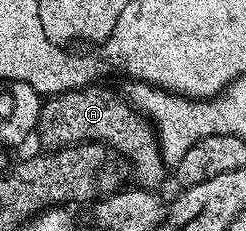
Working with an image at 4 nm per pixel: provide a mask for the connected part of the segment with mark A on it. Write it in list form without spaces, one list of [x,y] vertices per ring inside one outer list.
[[[106,86],[74,88],[70,92],[59,92],[49,97],[42,105],[36,129],[37,139],[42,139],[41,147],[57,150],[87,142],[104,144],[129,165],[133,179],[135,176],[138,179],[135,181],[141,187],[157,189],[157,184],[168,172],[168,166],[162,161],[162,150],[158,146],[158,133],[154,131],[154,125],[141,112],[130,114],[135,107],[129,99],[121,100],[112,89],[102,87]]]

